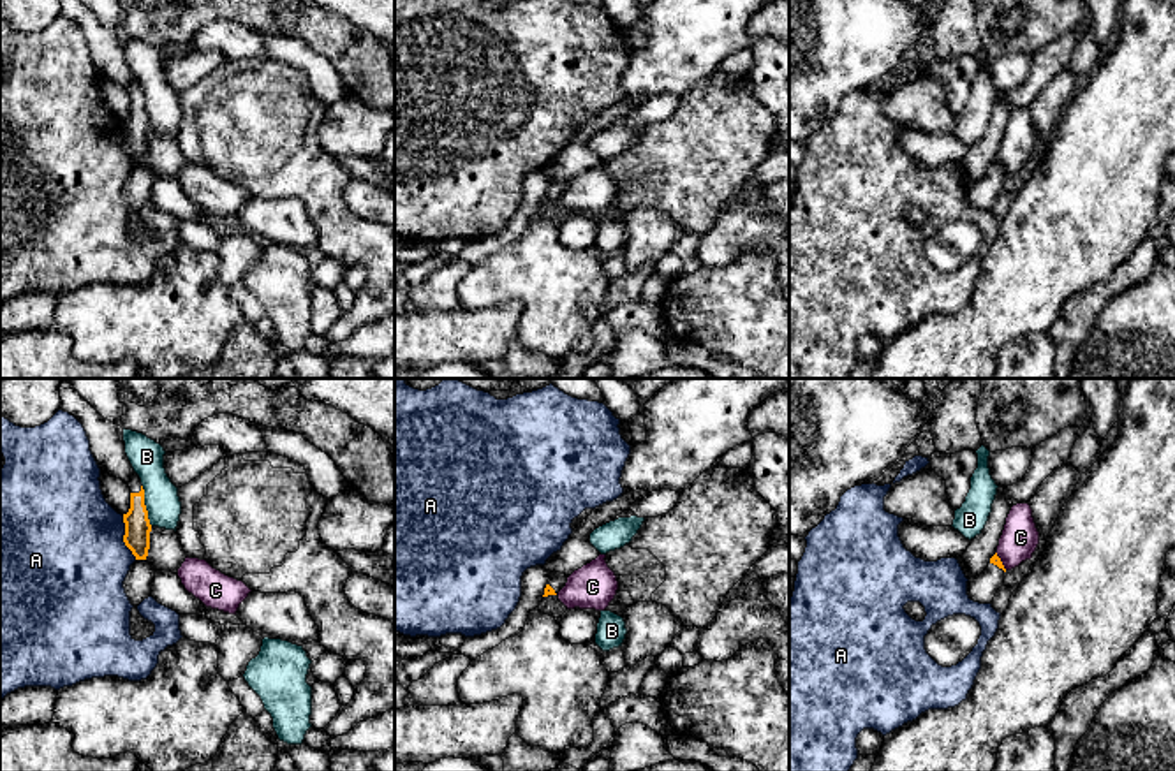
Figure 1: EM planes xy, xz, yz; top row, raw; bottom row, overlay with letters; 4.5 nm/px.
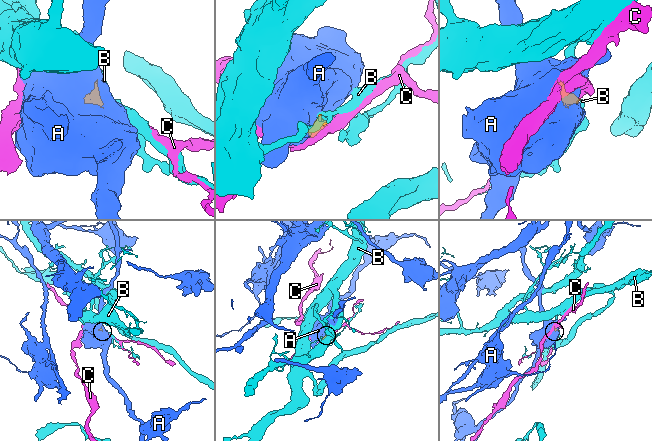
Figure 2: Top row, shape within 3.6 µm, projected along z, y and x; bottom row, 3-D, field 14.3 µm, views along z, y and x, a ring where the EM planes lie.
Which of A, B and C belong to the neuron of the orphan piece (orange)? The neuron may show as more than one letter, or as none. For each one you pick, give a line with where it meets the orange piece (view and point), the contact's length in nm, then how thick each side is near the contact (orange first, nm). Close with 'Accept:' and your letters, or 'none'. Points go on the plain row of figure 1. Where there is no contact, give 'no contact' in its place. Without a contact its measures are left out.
Accept: none

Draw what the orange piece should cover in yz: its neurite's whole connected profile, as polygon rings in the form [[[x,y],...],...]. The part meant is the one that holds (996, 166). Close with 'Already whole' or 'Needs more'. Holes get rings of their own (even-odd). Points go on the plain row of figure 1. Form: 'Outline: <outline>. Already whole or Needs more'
Outline: [[[997,158],[990,164],[988,173],[967,187],[967,201],[979,209],[992,209],[997,195],[1004,190],[1004,171]]]. Needs more

